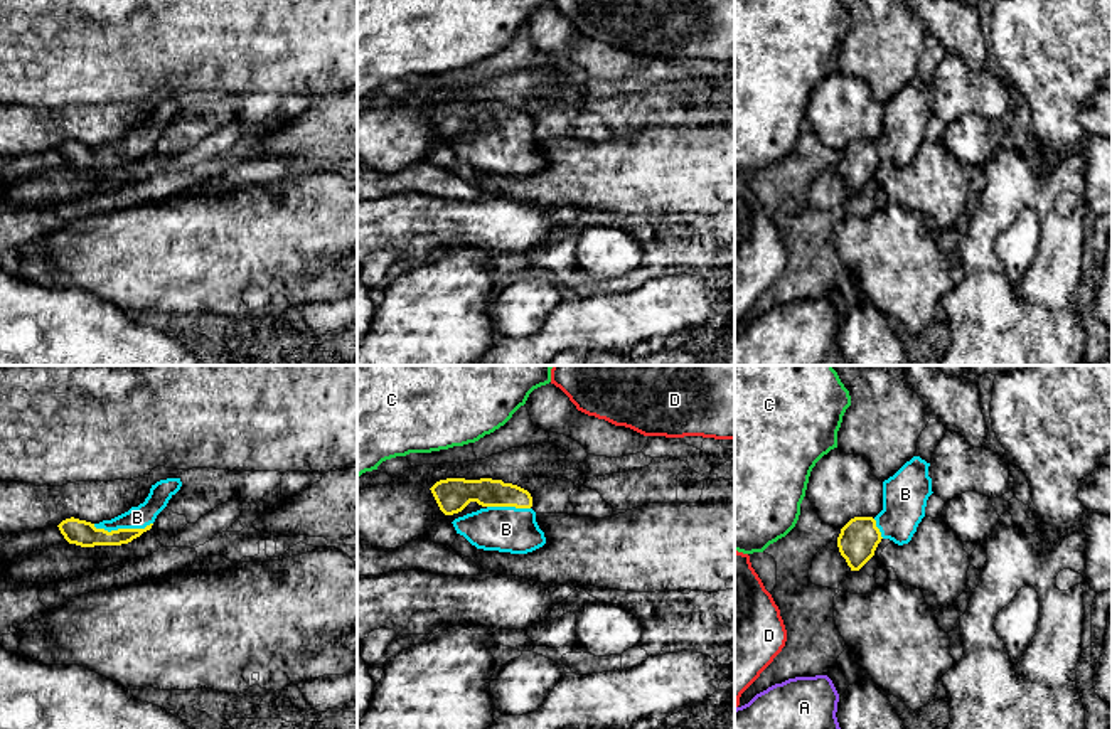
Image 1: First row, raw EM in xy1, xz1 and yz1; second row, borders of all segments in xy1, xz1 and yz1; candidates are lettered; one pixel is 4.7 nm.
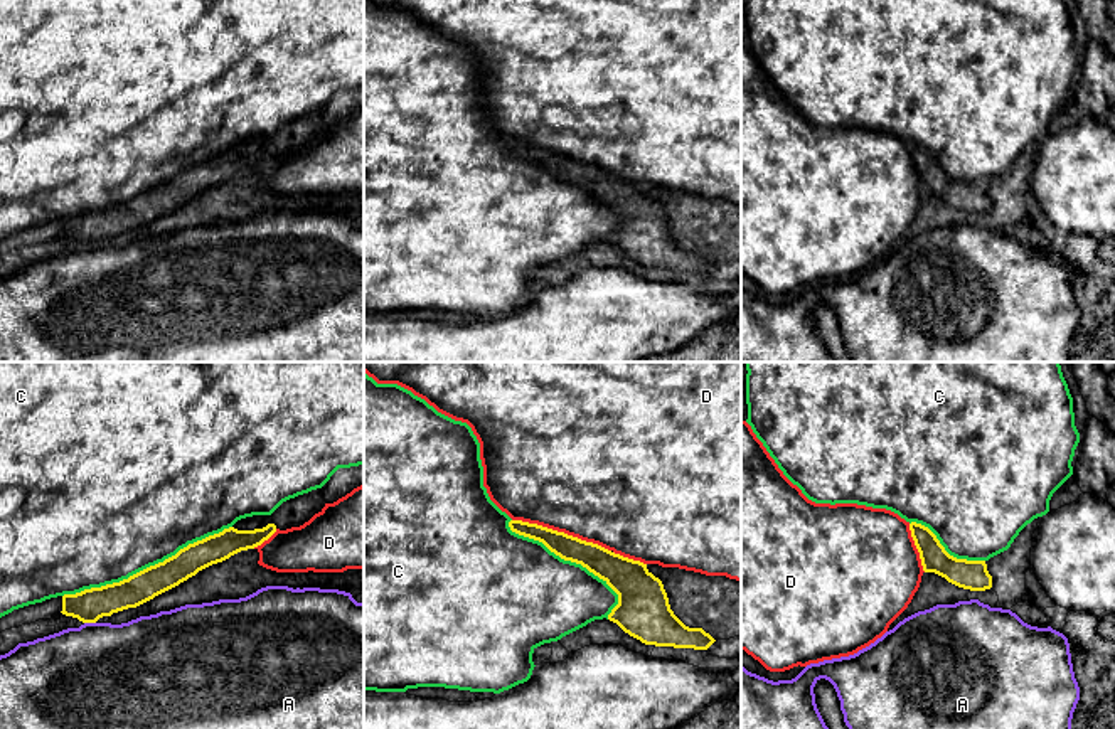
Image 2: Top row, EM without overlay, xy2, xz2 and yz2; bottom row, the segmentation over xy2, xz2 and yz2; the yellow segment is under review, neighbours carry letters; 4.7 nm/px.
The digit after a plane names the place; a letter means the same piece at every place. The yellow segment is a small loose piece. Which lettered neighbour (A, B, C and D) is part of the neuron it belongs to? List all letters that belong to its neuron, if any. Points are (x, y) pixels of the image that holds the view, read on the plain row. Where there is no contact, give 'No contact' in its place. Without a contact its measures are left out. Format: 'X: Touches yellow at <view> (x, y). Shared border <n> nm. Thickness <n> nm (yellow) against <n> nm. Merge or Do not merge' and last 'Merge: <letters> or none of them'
A: Touches yellow at xy2 (90, 244). Shared border 60 nm. Thickness 160 nm (yellow) against 480 nm. Do not merge
B: Touches yellow at xy1 (122, 152). Shared border 280 nm. Thickness 120 nm (yellow) against 110 nm. Merge
C: Touches yellow at xy2 (147, 191). Shared border 900 nm. Thickness 140 nm (yellow) against 500 nm. Do not merge
D: Touches yellow at xz2 (561, 155). Shared border 500 nm. Thickness 140 nm (yellow) against 500 nm. Do not merge
Merge: B

